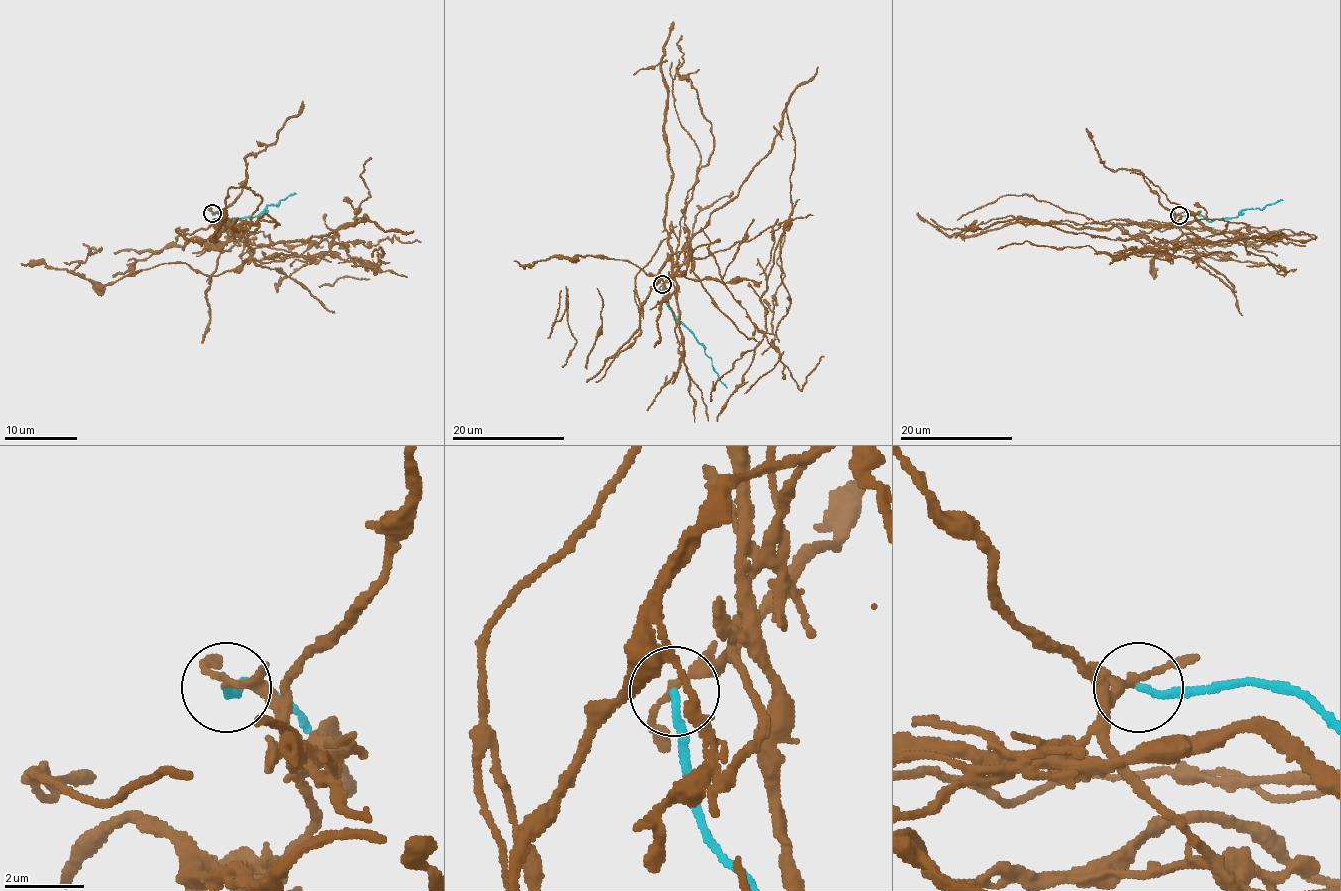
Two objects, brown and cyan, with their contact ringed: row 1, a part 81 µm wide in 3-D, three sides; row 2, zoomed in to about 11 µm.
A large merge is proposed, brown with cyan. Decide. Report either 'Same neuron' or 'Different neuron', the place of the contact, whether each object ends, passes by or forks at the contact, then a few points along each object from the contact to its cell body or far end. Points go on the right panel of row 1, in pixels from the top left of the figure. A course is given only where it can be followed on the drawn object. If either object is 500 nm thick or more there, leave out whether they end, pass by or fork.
Different neuron. Place: (1179, 215). At the ring brown forks. At the ring cyan ends. Course of brown: (1179, 215), (1144, 236), (1152, 242), (1120, 253), (1236, 238), (1262, 241), (1284, 234), (1251, 238). Course of cyan: (1179, 215), (1200, 214), (1212, 221), (1234, 218), (1243, 209), (1262, 209), (1268, 204), (1282, 200)

